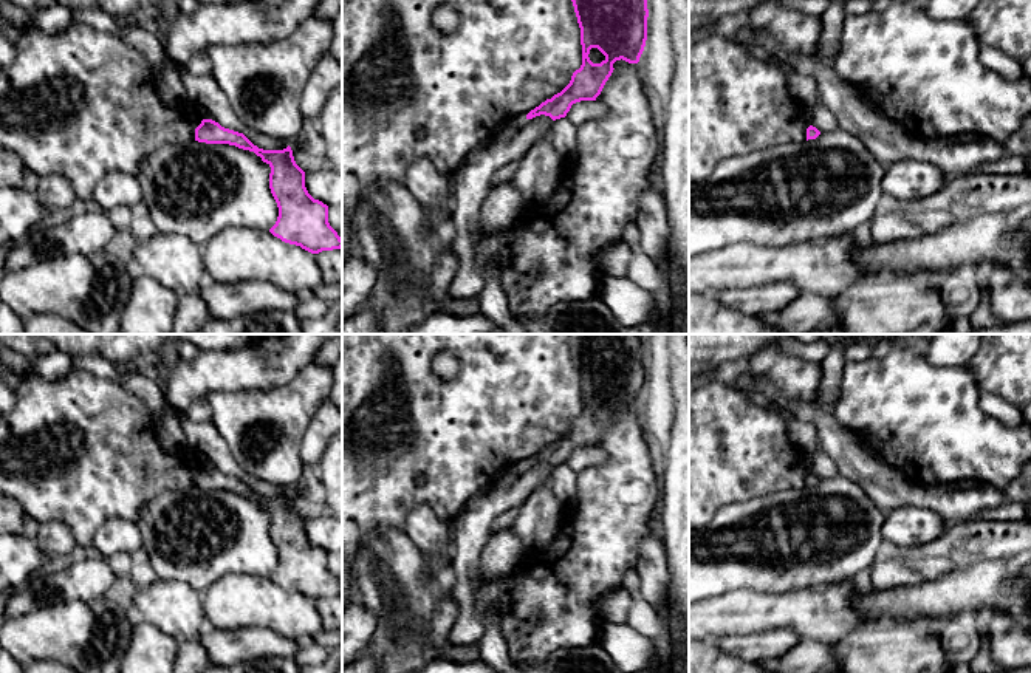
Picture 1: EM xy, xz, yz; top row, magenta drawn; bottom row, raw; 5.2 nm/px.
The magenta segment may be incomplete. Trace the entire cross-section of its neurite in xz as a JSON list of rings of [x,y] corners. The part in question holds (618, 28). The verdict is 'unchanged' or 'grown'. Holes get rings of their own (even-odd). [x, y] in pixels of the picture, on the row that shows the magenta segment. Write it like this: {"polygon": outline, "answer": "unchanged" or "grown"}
{"polygon": [[[571,0],[581,28],[582,65],[570,84],[551,99],[526,114],[545,114],[553,121],[565,118],[571,105],[596,101],[613,73],[616,60],[638,63],[647,40],[647,0]],[[598,48],[605,59],[593,63],[590,50]]], "answer": "unchanged"}

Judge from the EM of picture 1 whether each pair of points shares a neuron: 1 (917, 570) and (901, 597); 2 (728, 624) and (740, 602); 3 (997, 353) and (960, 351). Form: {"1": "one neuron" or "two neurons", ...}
{"1": "two neurons", "2": "one neuron", "3": "two neurons"}

